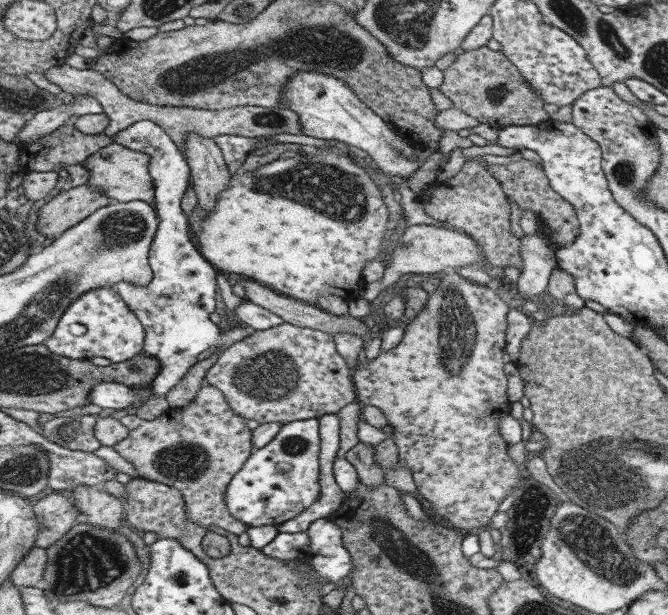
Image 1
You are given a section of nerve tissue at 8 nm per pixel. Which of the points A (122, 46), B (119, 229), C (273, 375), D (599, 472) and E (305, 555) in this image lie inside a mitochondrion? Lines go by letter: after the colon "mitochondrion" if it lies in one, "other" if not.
A: other
B: mitochondrion
C: mitochondrion
D: mitochondrion
E: other

